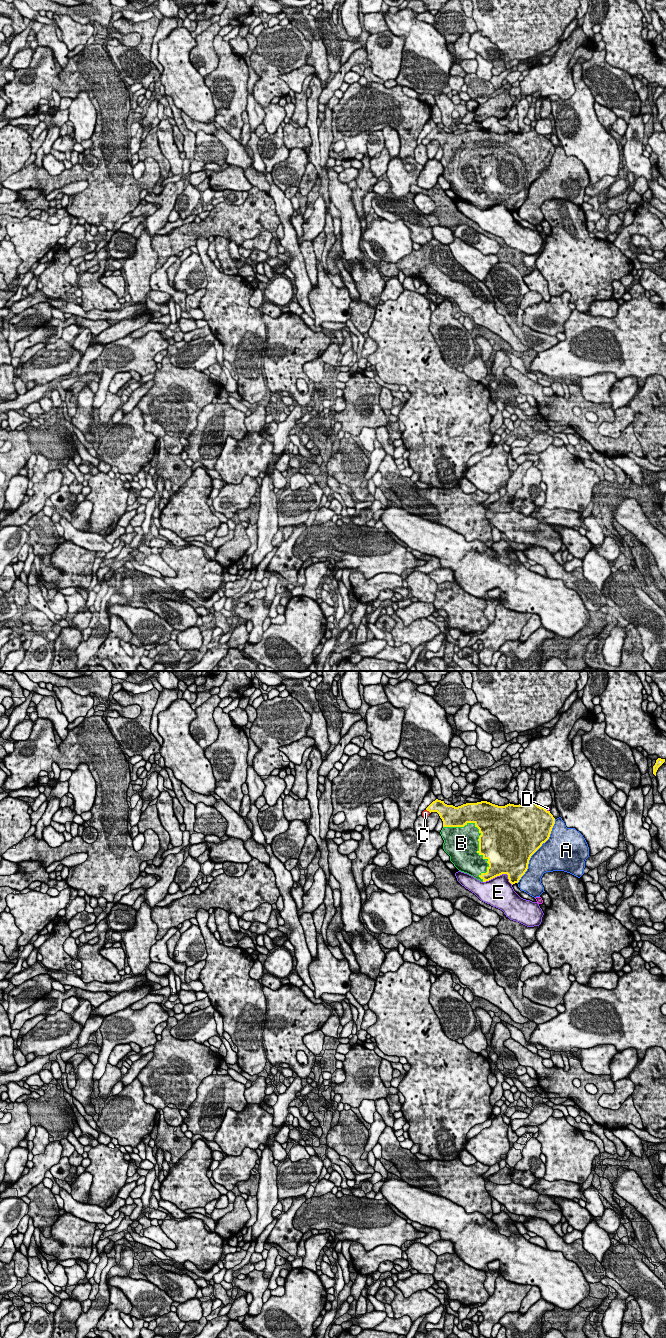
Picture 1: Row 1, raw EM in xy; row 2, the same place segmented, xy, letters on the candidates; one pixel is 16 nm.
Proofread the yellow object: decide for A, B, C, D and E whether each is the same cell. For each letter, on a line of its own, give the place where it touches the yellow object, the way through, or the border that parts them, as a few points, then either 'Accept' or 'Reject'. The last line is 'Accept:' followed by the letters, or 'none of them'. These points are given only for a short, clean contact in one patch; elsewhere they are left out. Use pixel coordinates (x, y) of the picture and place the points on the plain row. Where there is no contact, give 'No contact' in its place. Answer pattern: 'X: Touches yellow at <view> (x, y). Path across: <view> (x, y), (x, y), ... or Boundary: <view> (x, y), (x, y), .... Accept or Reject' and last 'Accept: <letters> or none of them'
A: Touches yellow at xy (536, 178). Reject
B: Touches yellow at xy (478, 167). Accept
C: Touches yellow at xy (428, 138). Path across: xy (440, 135), (432, 135), (428, 138), (425, 141). Accept
D: Touches yellow at xy (545, 137). Reject
E: Touches yellow at xy (500, 202). Reject
Accept: B, C

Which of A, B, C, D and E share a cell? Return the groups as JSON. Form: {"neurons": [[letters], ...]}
{"neurons": [["A"], ["B", "C"], ["D"], ["E"]]}

